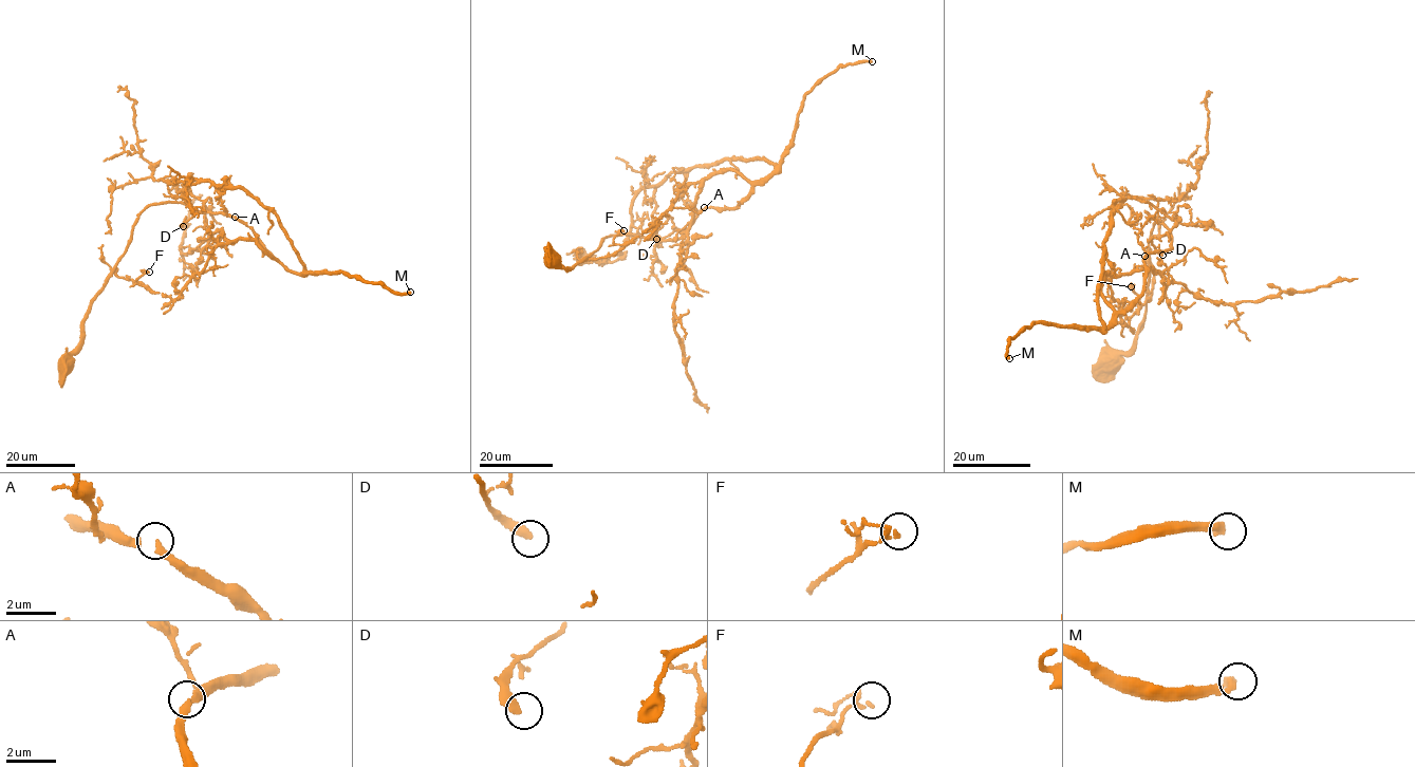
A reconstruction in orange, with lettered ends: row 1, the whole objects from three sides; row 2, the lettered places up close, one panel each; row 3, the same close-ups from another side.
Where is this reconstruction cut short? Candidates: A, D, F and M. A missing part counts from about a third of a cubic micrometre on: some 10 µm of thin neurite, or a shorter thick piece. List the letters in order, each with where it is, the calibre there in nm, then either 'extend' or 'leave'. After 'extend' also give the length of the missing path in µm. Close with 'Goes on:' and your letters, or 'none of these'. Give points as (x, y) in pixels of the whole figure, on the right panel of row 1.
A: (1144, 256) | 220 nm | leave
D: (1162, 255) | 360 nm | leave
F: (1131, 286) | 110 nm | leave
M: (1009, 358) | 300 nm | extend | 70 µm
Goes on: M

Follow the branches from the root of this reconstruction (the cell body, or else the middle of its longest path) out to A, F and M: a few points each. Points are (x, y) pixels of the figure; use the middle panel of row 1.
A: (552, 258), (678, 239), (692, 167), (777, 169), (704, 207)
F: (552, 258), (571, 268), (589, 255), (596, 259), (612, 256), (624, 245), (615, 244), (613, 239), (624, 230)
M: (552, 258), (678, 239), (687, 171), (778, 168), (804, 96), (872, 61)

